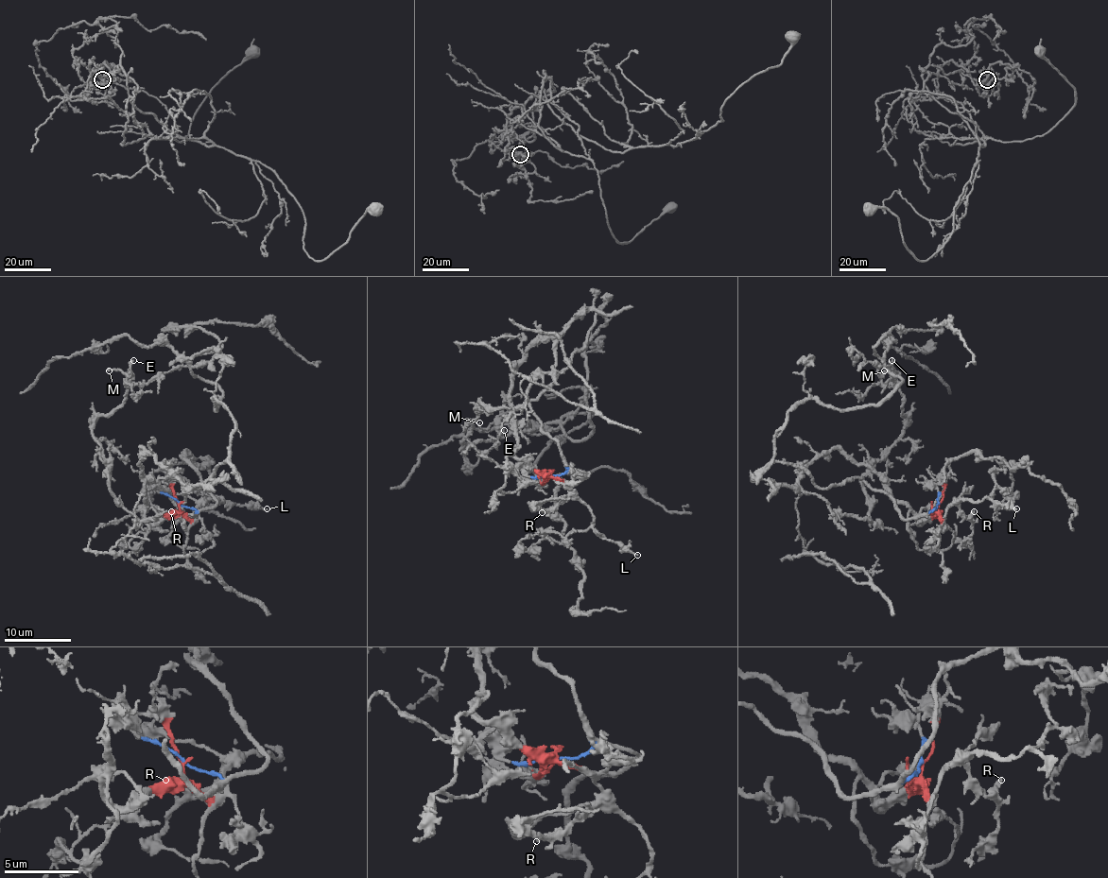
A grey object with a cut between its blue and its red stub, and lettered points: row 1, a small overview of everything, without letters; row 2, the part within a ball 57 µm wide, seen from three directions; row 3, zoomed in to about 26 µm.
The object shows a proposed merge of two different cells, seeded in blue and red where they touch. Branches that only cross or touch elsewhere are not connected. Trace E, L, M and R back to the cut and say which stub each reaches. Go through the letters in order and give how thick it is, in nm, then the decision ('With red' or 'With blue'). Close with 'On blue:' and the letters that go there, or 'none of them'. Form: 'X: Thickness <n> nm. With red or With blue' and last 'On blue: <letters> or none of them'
E: Thickness 300 nm. With red
L: Thickness 170 nm. With red
M: Thickness 170 nm. With red
R: Thickness 240 nm. With red
On blue: none of them

